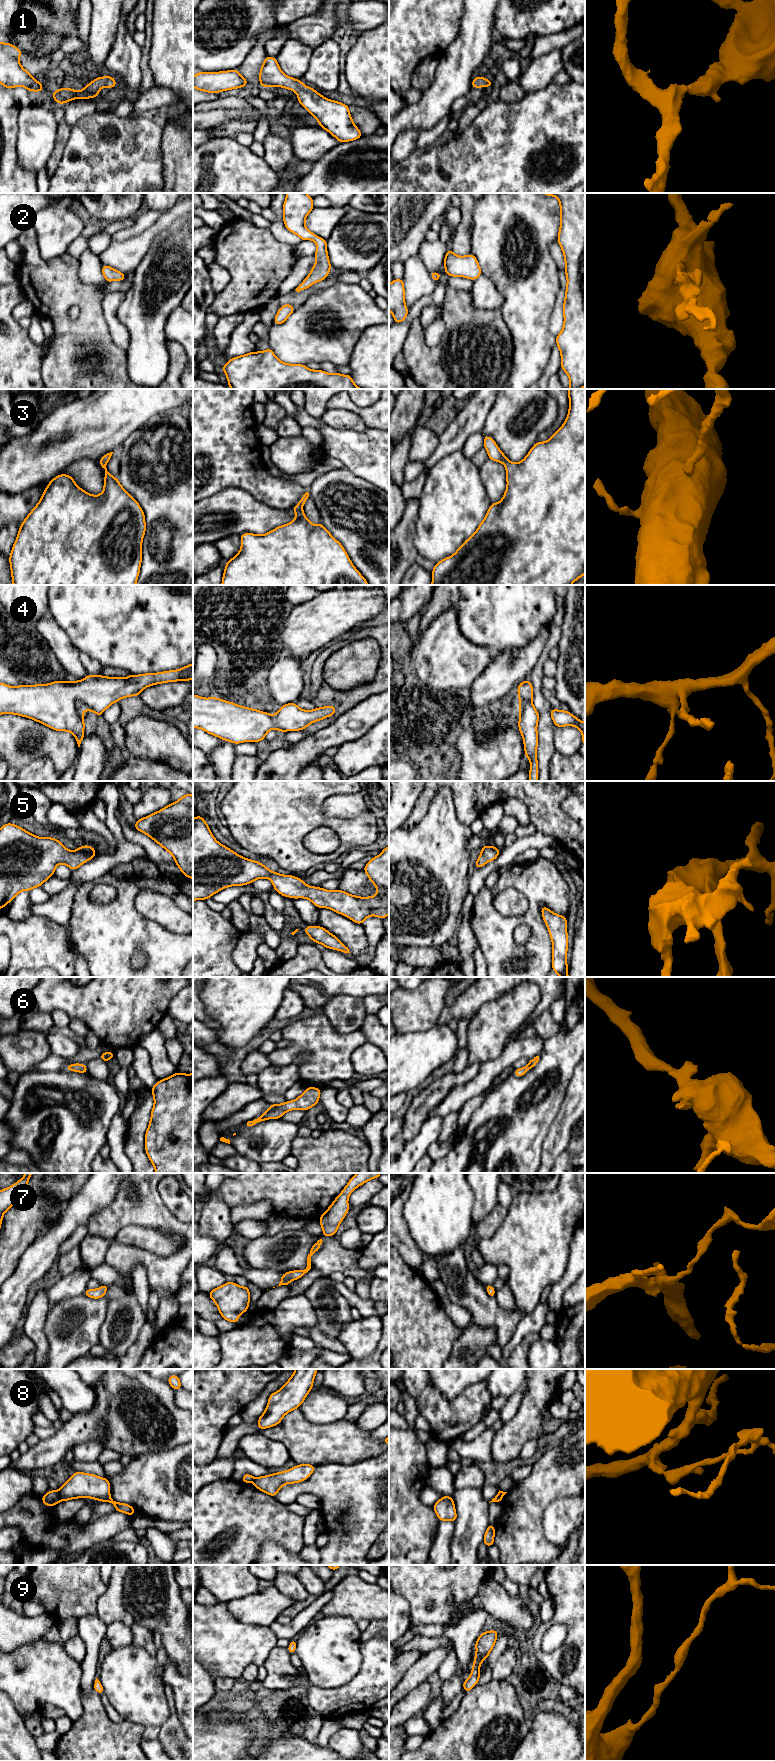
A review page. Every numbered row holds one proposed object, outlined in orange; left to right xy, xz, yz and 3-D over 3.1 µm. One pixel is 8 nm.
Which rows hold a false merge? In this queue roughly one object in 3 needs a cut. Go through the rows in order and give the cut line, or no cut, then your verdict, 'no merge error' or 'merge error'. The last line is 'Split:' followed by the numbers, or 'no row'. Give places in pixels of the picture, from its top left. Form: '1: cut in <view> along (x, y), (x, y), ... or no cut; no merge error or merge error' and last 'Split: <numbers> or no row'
1: no cut; no merge error
2: no cut; no merge error
3: no cut; no merge error
4: no cut; no merge error
5: no cut; no merge error
6: no cut; no merge error
7: no cut; no merge error
8: cut in xy along (57, 1491), (61, 1499); merge error
9: no cut; no merge error
Split: 8

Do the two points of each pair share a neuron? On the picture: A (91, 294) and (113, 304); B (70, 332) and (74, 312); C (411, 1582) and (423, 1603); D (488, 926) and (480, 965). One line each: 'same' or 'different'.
A: different
B: different
C: same
D: different

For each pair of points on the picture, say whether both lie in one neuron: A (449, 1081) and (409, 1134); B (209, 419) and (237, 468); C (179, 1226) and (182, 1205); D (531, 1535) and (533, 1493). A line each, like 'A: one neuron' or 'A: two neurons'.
A: one neuron
B: one neuron
C: two neurons
D: one neuron

